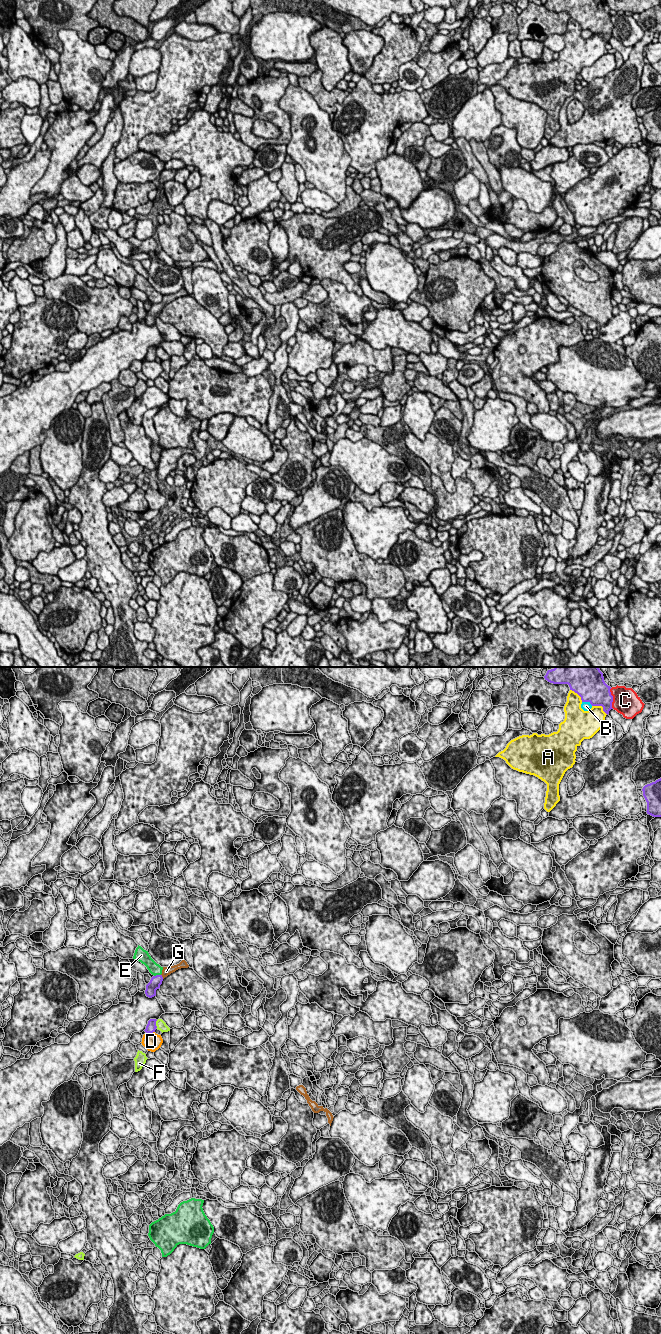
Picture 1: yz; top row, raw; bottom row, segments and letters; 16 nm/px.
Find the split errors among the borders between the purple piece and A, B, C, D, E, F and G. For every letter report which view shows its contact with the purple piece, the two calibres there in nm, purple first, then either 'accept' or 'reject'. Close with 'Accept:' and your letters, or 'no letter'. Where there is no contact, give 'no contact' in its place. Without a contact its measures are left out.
A: yz | 400/320 nm | reject
B: yz | 480/140 nm | reject
C: yz | 380/420 nm | reject
D: yz | 160/280 nm | reject
E: yz | 190/190 nm | reject
F: yz | 160/160 nm | reject
G: yz | 190/140 nm | accept
Accept: G

